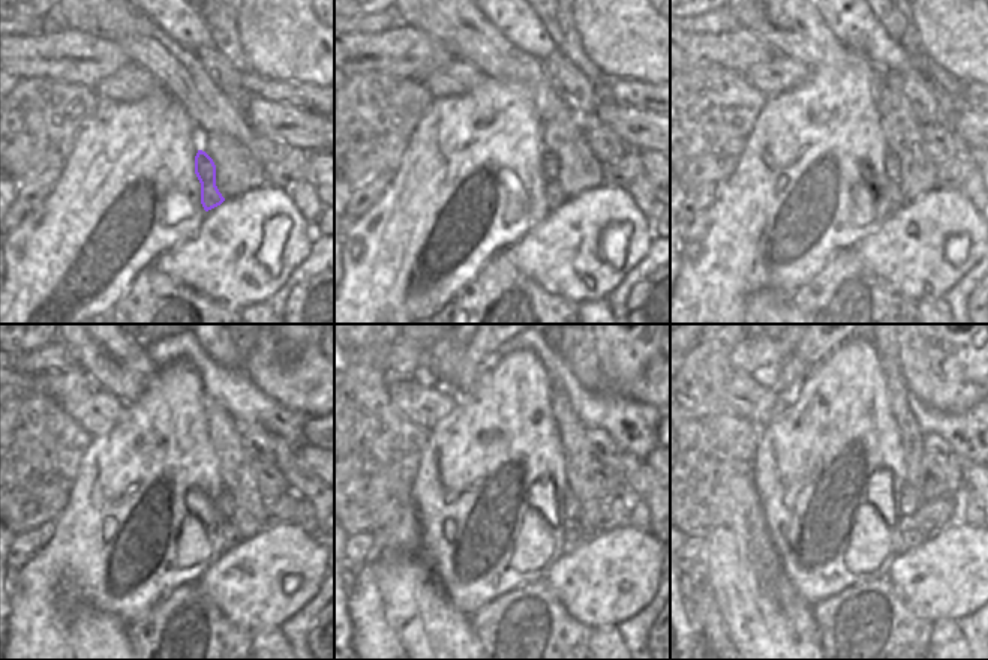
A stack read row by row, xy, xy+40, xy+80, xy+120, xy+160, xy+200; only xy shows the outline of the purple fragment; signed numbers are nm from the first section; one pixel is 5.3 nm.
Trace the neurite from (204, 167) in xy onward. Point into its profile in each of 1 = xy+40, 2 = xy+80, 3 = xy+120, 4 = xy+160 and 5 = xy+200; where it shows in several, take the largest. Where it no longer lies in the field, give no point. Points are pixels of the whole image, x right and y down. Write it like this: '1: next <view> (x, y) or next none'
1: next xy+40 (553, 197)
2: next xy+80 (891, 161)
3: next xy+120 (225, 504)
4: next xy+160 (570, 503)
5: next xy+200 (910, 500)

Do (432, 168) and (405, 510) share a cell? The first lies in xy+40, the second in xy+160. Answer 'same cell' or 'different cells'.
different cells

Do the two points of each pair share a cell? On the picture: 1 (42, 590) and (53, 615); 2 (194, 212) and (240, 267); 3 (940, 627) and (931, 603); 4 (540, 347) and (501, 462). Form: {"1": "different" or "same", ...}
{"1": "same", "2": "different", "3": "different", "4": "different"}

